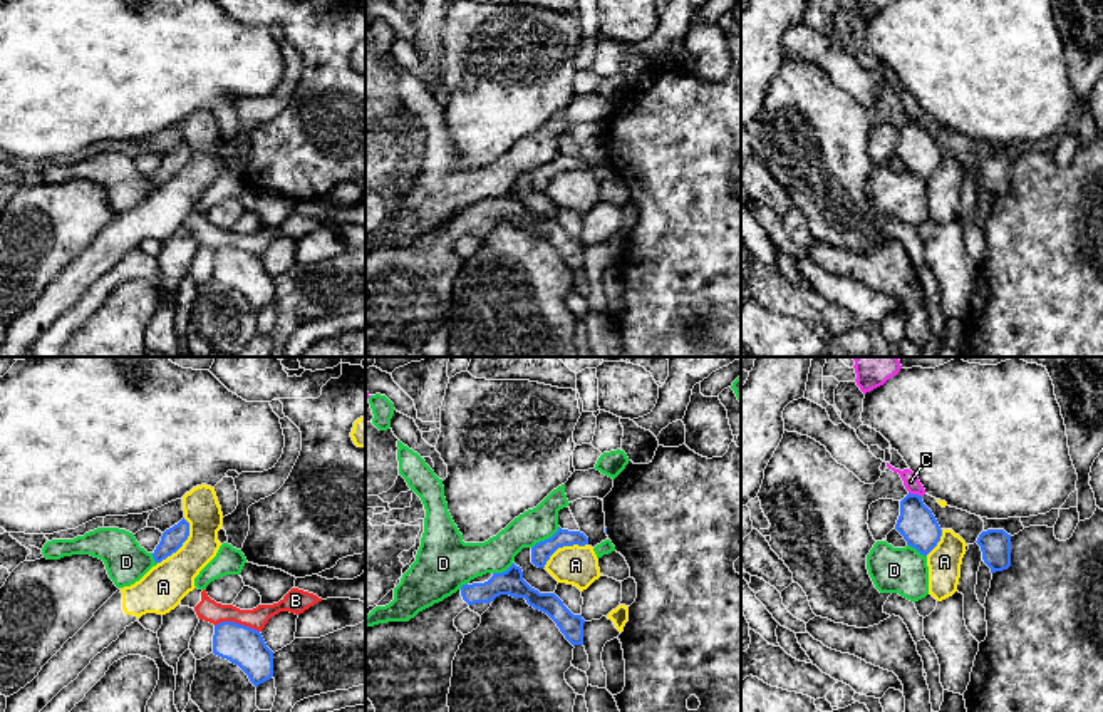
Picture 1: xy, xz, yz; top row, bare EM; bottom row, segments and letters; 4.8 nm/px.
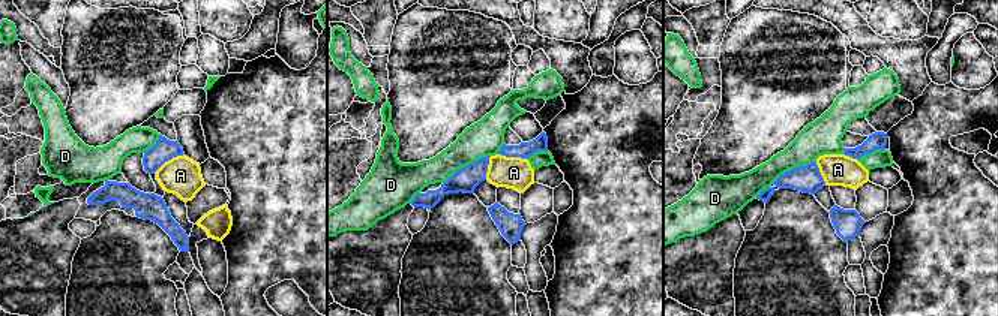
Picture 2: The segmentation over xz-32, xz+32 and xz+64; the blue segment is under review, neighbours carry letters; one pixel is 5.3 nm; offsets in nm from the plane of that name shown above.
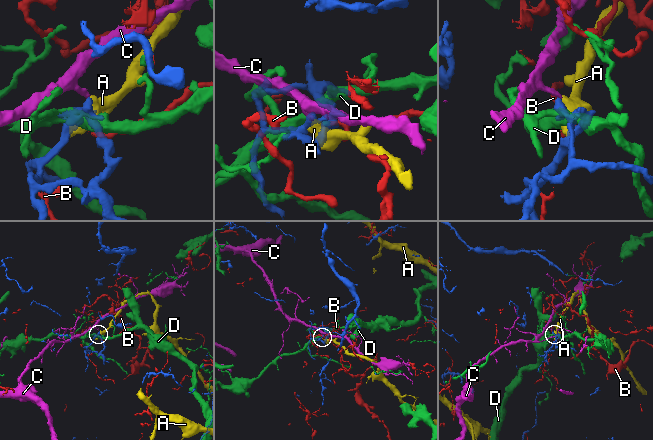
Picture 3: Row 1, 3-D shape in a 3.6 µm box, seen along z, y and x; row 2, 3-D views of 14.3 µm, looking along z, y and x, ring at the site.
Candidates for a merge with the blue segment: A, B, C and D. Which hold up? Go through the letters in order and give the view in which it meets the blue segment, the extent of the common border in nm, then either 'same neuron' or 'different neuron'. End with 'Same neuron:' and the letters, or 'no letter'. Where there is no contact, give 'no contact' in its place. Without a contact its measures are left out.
A: contact in xy; length 260 nm; different neuron
B: contact in xy; length 220 nm; different neuron
C: contact in yz; length 70 nm; different neuron
D: contact in xz; length 170 nm; different neuron
Same neuron: no letter

